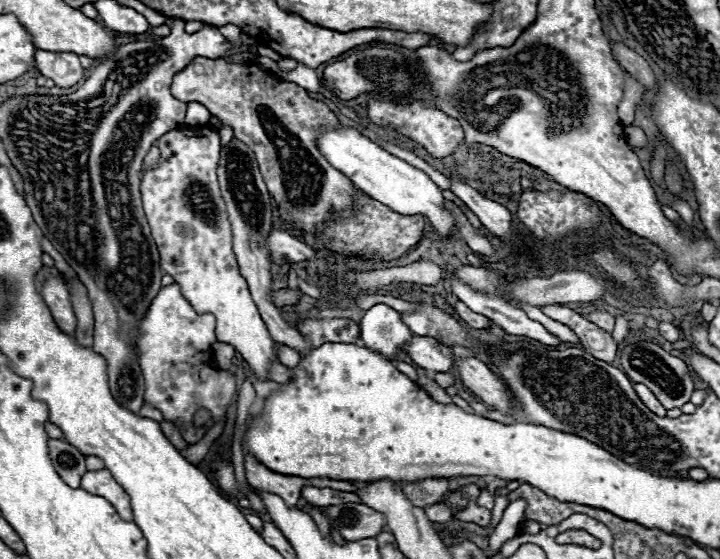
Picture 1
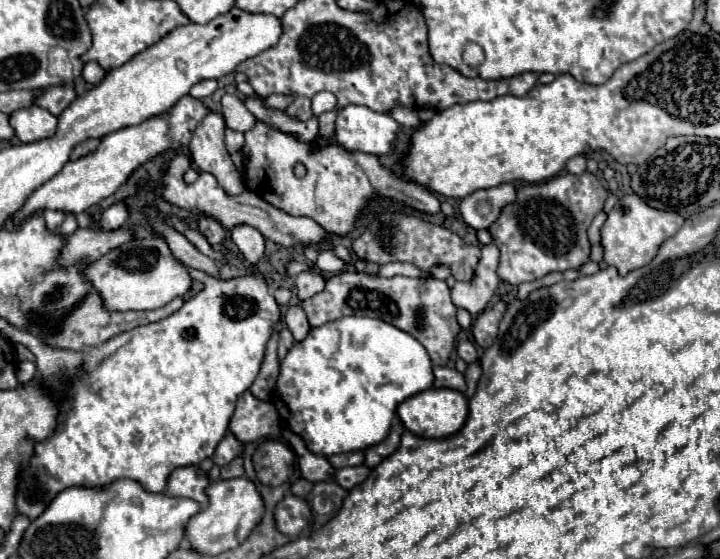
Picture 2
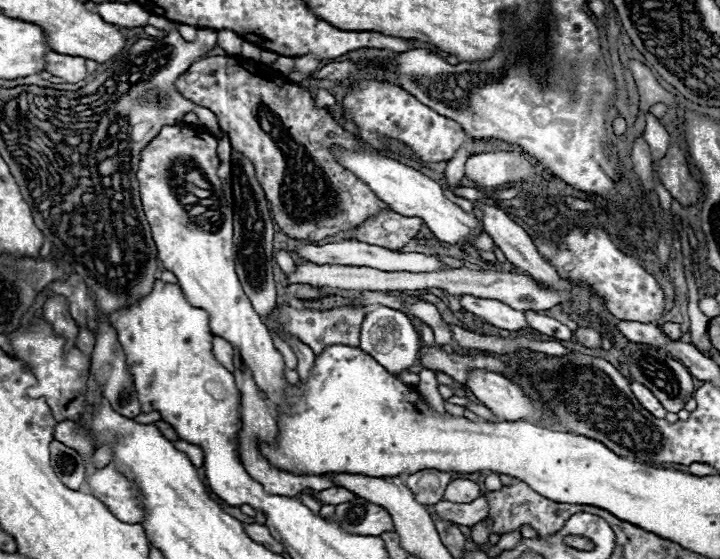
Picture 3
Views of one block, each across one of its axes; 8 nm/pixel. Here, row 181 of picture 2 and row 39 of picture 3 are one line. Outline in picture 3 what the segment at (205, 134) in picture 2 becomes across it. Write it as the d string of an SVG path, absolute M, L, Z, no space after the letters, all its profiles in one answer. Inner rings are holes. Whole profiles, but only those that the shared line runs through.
M218 32L218 46L228 54L228 56L236 56L240 54L240 46L242 46L242 38L236 36L236 32Z

